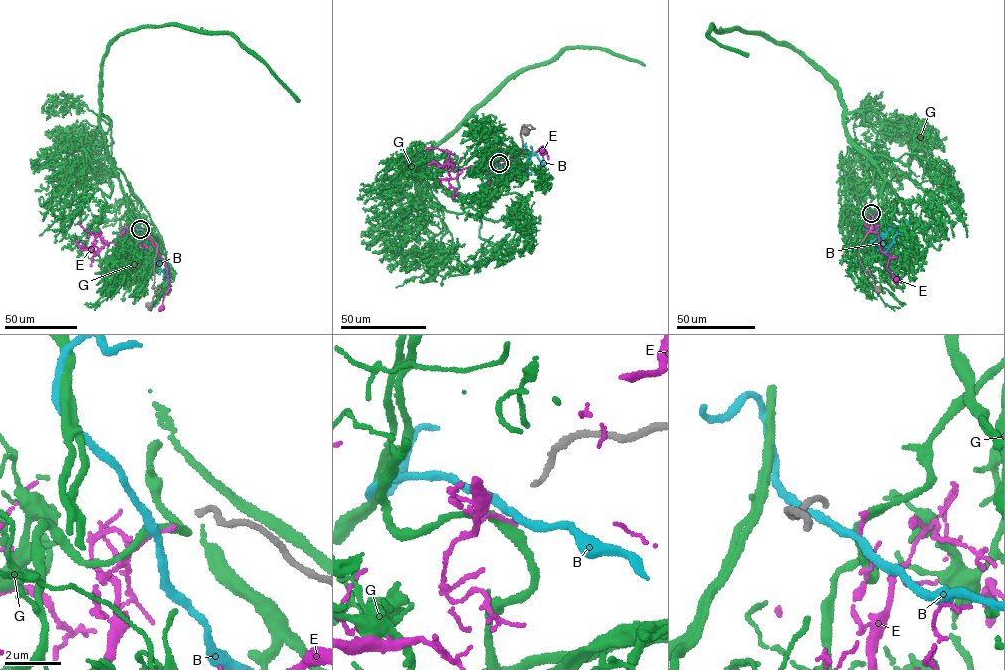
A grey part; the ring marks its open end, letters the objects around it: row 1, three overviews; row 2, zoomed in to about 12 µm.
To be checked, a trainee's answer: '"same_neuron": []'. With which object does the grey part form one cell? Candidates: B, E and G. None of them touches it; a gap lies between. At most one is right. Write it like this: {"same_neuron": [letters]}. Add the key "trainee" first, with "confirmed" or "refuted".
{"trainee": "confirmed", "same_neuron": []}

